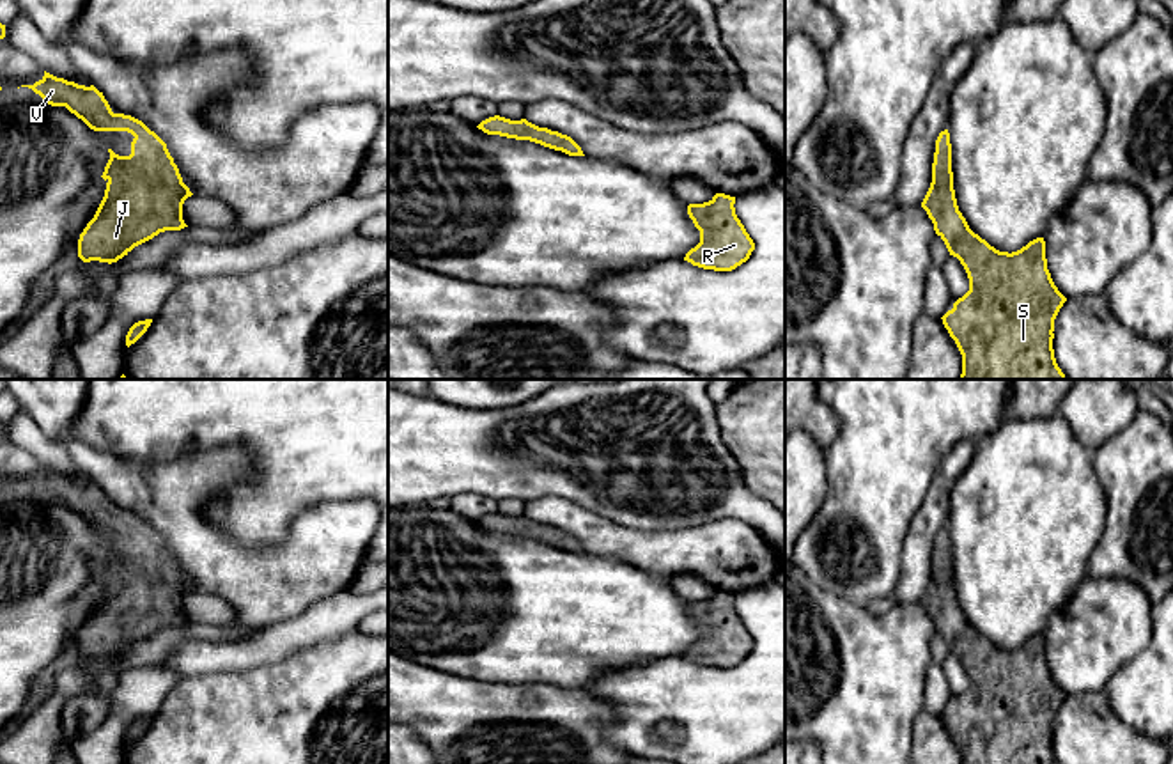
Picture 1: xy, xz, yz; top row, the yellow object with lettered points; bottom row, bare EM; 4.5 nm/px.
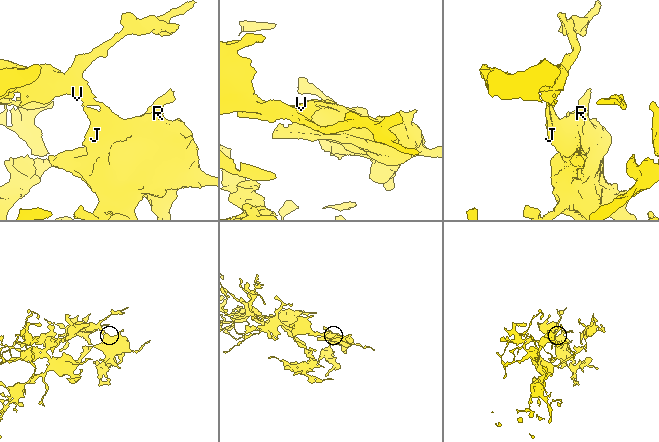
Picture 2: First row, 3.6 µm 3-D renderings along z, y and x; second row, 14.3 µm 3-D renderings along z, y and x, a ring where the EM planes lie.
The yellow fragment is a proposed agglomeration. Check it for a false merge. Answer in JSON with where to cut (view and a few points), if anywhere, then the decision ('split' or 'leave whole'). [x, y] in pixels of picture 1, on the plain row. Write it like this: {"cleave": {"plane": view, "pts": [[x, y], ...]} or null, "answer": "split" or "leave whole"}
{"cleave": null, "answer": "leave whole"}

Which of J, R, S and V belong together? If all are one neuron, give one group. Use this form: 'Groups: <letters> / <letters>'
Groups: J R S V

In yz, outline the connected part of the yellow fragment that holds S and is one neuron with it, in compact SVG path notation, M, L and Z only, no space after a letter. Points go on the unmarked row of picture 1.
M948 526L941 528L936 537L932 580L921 604L950 652L960 658L969 675L969 688L941 714L962 752L962 764L1058 764L1053 729L1067 695L1058 688L1047 667L1045 638L1037 635L1008 651L996 647L969 626L955 596Z

